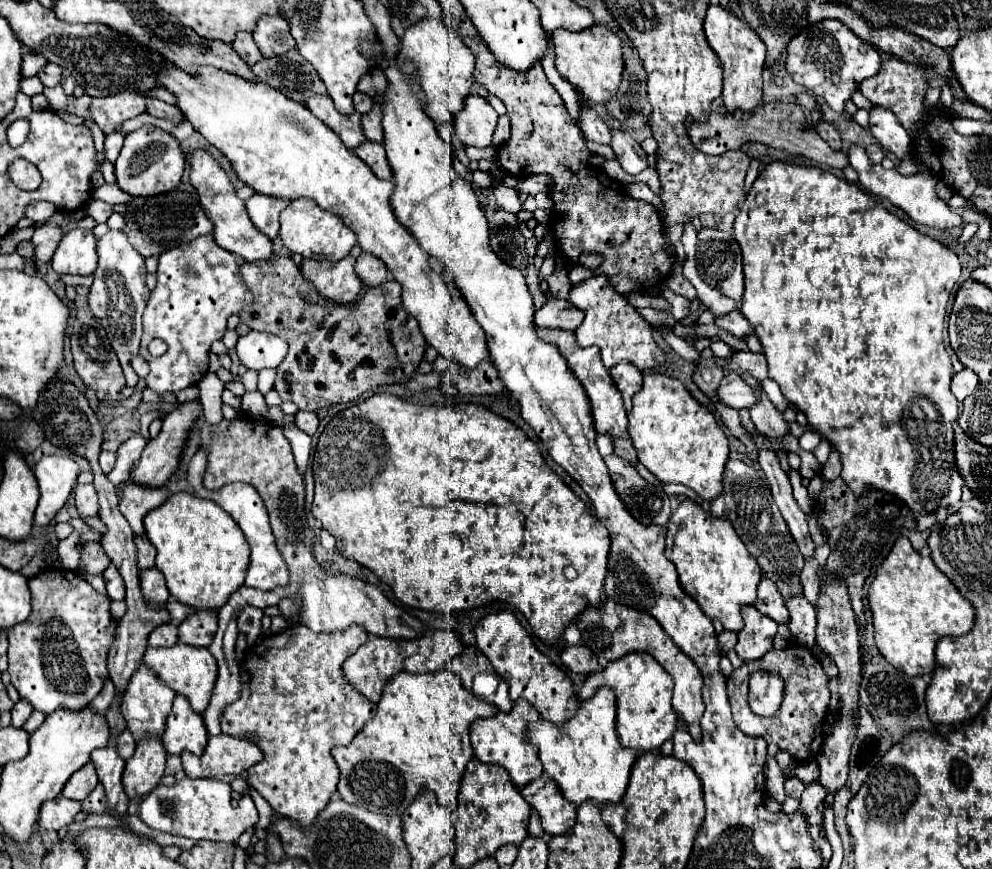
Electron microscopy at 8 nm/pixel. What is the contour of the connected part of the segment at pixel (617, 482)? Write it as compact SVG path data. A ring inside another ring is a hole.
M604 457L612 485L630 511L644 525L666 525L670 519L670 501L660 483L648 483L622 457Z

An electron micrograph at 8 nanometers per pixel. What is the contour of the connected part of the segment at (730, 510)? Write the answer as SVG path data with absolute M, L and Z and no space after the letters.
M730 459L726 463L722 485L724 485L722 493L710 503L712 517L726 519L732 523L736 535L744 541L748 553L758 561L764 577L776 583L784 601L804 595L804 587L800 581L804 557L798 551L798 545L794 543L784 517L774 505L774 499L772 499L772 493L770 493L770 487L762 469L754 469L742 461Z

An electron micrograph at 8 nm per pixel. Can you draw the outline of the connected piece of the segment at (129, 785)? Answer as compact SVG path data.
M144 739L138 743L136 753L126 761L122 785L128 799L140 799L148 795L162 779L166 763L166 751L158 739Z

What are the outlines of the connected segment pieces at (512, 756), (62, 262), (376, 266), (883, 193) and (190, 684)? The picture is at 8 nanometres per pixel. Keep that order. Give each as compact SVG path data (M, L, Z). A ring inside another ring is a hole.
M516 701L510 713L498 713L496 717L474 721L474 725L470 727L474 757L482 763L494 763L504 767L518 789L526 787L532 779L538 779L542 775L542 765L538 761L536 749L528 741L528 723L540 719L540 713L534 707L530 707L528 701Z
M72 229L60 241L54 257L52 269L60 275L90 275L96 271L98 253L96 253L98 239L92 231L86 229Z
M362 253L356 261L356 275L364 287L376 287L388 279L388 269L378 257Z
M852 145L850 147L850 165L856 169L858 177L860 177L860 183L872 191L874 195L878 197L884 197L888 199L892 205L900 207L912 221L920 223L920 225L928 225L928 227L934 227L934 229L942 229L942 231L948 231L948 229L954 229L954 227L960 227L962 225L962 217L952 211L938 195L936 195L936 189L934 185L938 183L938 177L934 177L932 173L926 173L926 171L918 171L916 175L910 175L910 177L904 177L900 175L896 169L884 169L882 165L874 165L868 157L866 157L866 151L860 147L860 145Z
M176 643L174 647L148 647L144 653L142 663L170 689L174 689L174 693L184 695L190 703L190 707L194 709L194 713L204 713L208 701L210 701L210 693L214 689L214 681L218 675L218 665L212 657L212 653L208 649L194 649L190 645L184 643Z

